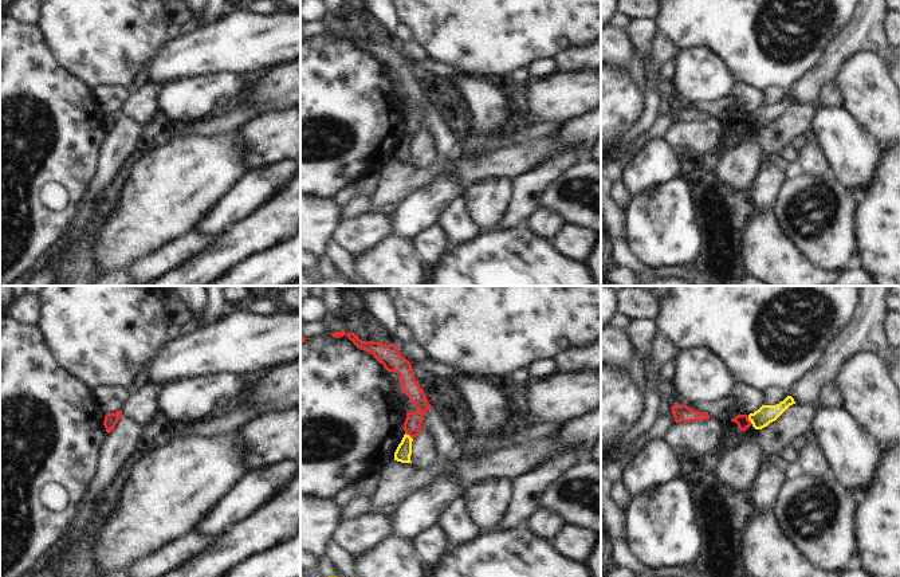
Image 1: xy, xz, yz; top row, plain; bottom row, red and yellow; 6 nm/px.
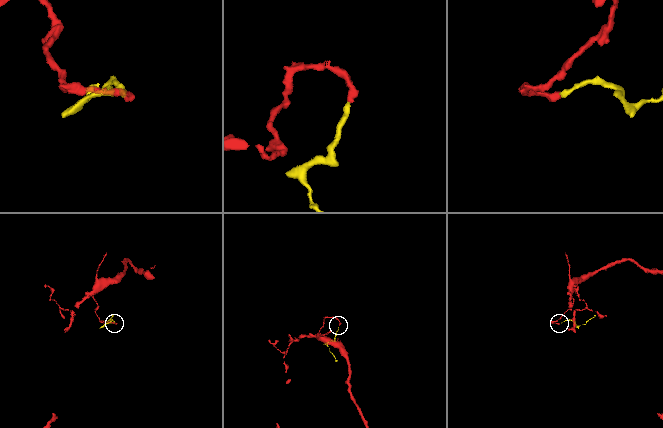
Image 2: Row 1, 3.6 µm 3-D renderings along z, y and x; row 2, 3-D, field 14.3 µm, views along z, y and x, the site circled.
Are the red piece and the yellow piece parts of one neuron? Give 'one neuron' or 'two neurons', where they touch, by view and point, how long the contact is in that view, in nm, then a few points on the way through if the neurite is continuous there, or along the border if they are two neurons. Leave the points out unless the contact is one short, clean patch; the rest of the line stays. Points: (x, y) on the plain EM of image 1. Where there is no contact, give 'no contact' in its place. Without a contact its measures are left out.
one neuron; contact xz (409, 134); length 60 nm; way xz (412, 125), (409, 134), (403, 153)

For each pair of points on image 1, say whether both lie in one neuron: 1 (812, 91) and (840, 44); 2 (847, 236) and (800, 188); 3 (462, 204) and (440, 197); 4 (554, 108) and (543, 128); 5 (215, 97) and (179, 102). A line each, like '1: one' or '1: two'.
1: one
2: one
3: two
4: two
5: one

